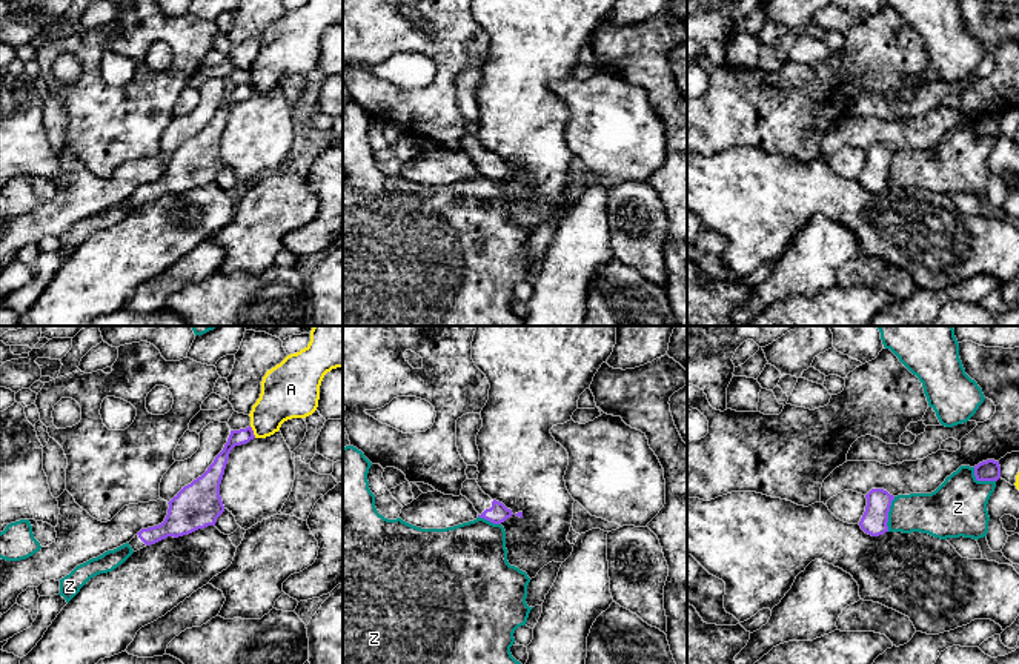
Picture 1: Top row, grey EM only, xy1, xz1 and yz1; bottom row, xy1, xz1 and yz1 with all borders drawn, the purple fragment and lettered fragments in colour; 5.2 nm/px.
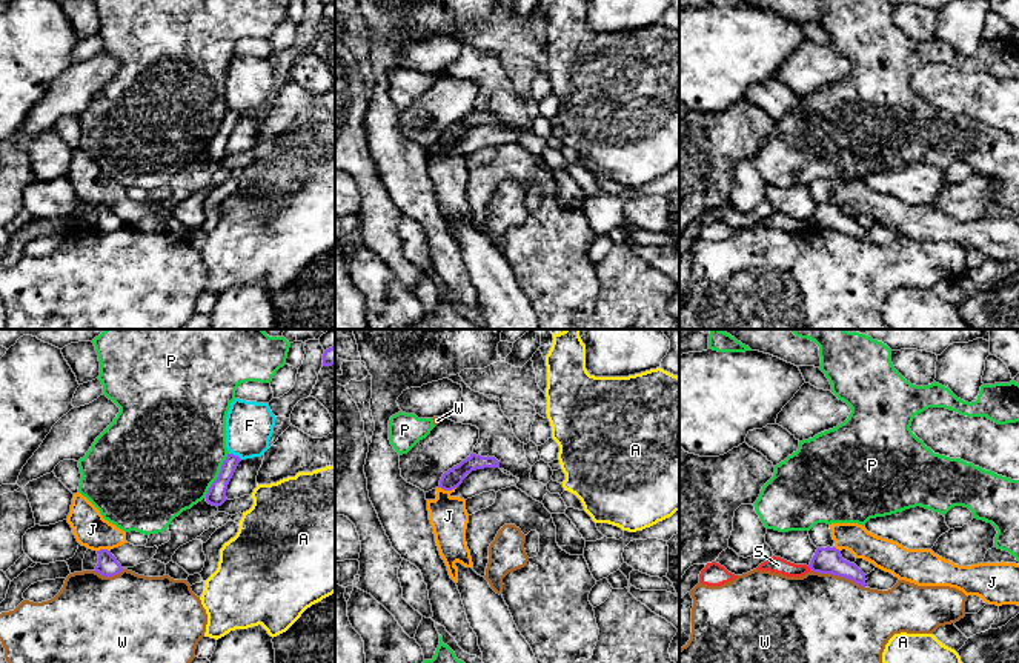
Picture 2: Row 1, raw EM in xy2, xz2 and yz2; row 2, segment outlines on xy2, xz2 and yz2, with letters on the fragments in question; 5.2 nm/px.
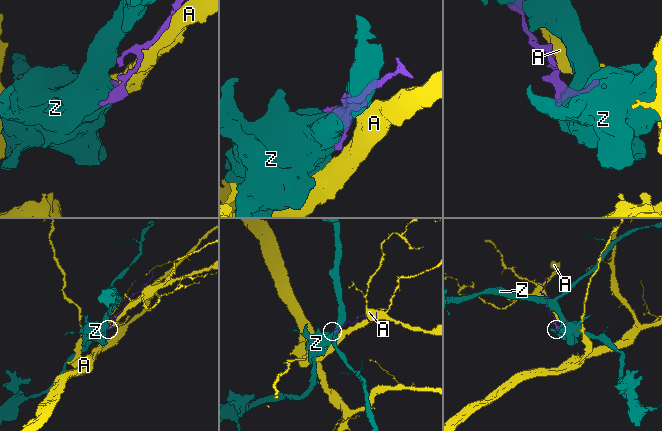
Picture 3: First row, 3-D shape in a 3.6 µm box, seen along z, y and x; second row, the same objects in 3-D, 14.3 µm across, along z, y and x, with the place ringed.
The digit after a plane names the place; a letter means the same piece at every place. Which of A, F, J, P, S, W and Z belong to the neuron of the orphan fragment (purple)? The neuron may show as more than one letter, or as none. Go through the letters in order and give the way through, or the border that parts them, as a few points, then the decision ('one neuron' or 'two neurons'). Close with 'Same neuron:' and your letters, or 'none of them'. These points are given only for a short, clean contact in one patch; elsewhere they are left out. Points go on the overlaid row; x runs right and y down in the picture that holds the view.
A: along xy1 (249, 426), (255, 437) | two neurons
F: two neurons
J: along xz2 (438, 486), (444, 489), (455, 488) | two neurons
P: two neurons
S: along yz2 (807, 566), (810, 569) | two neurons
W: two neurons
Z: two neurons
Same neuron: none of them

